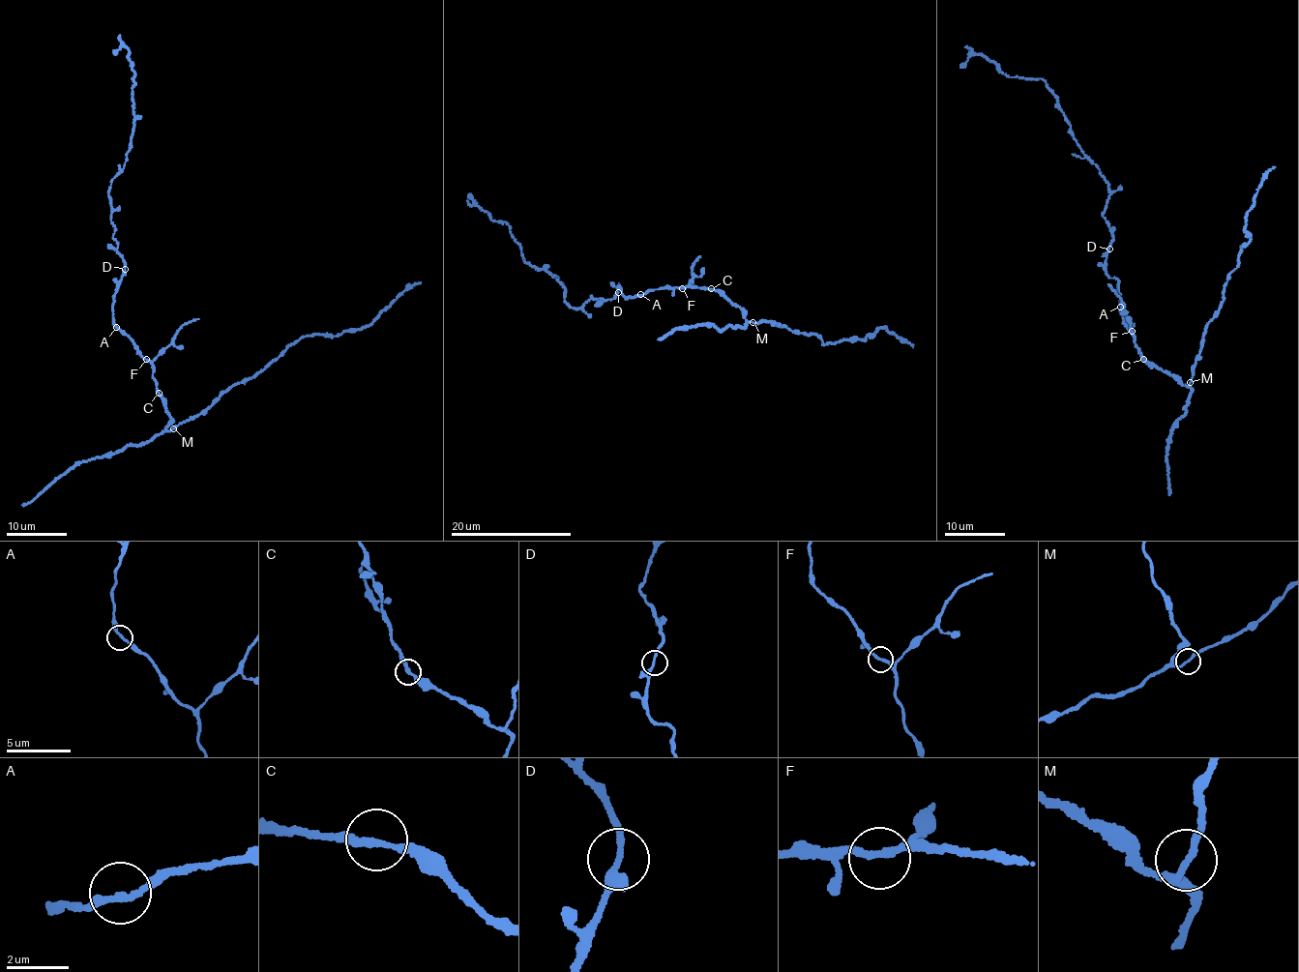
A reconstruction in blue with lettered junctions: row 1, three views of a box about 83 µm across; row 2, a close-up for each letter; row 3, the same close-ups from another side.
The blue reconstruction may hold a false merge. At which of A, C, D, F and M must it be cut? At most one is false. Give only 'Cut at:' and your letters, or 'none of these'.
Cut at: M

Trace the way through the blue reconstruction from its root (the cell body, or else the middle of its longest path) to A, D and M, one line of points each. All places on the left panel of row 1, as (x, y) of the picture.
A: (146, 361), (126, 335), (116, 327)
D: (146, 361), (125, 332), (114, 323), (112, 296), (125, 269)
M: (146, 361), (152, 366), (153, 377), (170, 420), (166, 427), (173, 429)

